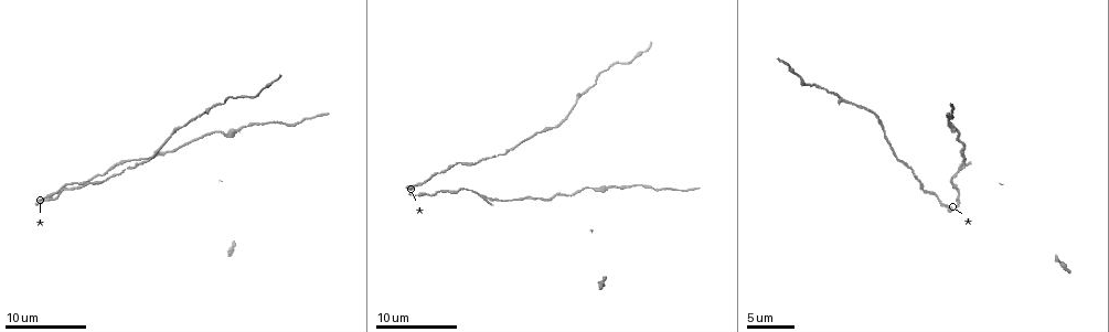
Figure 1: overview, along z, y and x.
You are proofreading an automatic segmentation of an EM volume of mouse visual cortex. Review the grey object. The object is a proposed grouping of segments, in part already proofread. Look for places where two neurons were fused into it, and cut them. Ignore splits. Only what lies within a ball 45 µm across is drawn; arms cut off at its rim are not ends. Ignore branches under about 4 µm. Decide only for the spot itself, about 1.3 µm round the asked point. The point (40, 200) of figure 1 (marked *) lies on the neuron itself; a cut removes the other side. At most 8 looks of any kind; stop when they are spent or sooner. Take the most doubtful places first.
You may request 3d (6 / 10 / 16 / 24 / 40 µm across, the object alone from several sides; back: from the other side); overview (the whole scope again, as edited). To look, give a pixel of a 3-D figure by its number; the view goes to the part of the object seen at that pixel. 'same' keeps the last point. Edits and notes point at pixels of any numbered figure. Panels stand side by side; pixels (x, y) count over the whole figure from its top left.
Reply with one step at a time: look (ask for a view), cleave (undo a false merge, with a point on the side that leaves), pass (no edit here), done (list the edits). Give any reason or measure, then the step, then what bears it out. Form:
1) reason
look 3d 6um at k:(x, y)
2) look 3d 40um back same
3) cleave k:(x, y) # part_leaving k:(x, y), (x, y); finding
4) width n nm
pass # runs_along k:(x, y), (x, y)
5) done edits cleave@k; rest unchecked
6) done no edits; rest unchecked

side arm on a straight run
look 3d 6um at 1:(496, 199)

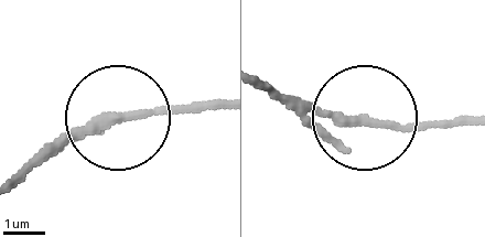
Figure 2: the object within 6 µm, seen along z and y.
width 190 nm
pass # runs_along 2:(269, 86), (353, 121), (469, 121); one neuron here

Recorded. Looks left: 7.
thin neck
look 3d 16um at 1:(961, 150)

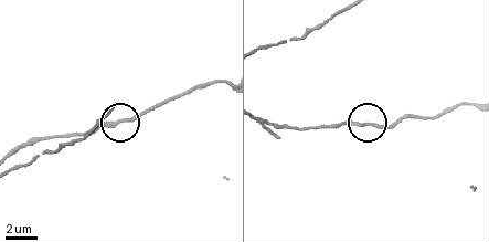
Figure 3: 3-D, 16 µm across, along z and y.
other side
look 3d 16um back at 3:(119, 121)

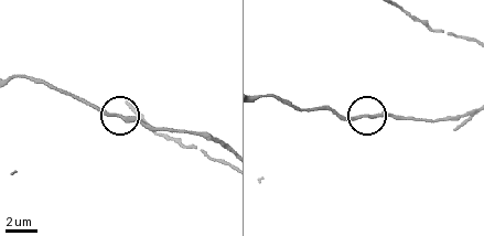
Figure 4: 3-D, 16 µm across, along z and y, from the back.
pass # runs_along 4:(225, 148), (197, 135), (153, 131), (126, 121), (76, 96); all the same neuron

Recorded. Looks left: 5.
sudden change in width
look 3d 16um at 1:(628, 186)

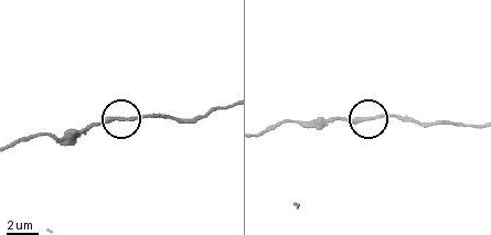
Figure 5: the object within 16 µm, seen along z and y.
pass # runs_along 5:(15, 143), (43, 134), (71, 138), (106, 121), (164, 114); continuous, no second neuron

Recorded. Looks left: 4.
look 3d 16um at 1:(569, 195)

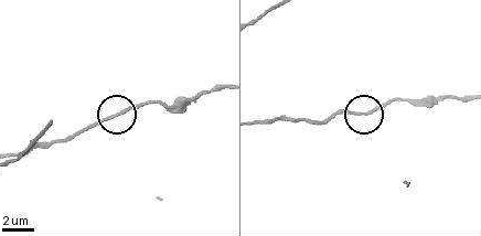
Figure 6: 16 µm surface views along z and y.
pass # continuous, no second neuron

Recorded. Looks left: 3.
done no edits; rest unchecked

